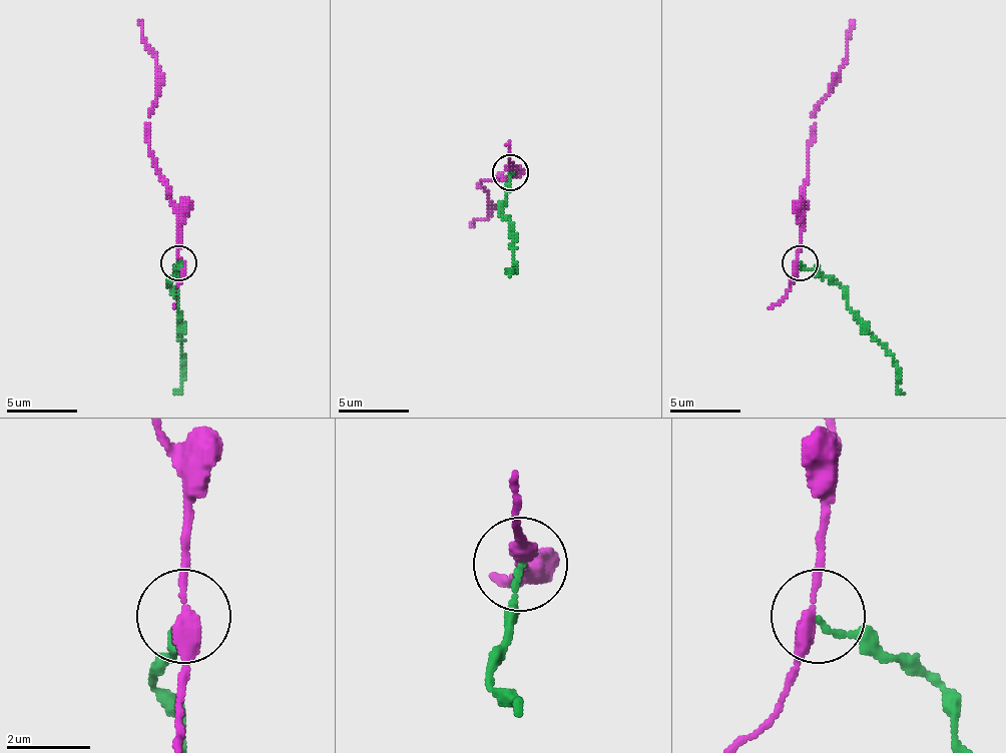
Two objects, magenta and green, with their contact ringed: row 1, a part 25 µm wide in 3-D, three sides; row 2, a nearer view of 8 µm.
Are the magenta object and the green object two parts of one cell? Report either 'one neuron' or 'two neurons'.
two neurons

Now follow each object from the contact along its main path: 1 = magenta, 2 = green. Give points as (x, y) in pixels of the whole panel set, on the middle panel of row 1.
1: (509, 169), (509, 173), (481, 180), (481, 187), (488, 194), (488, 215), (470, 226)
2: (509, 173), (502, 215), (509, 219), (513, 265), (509, 276)

